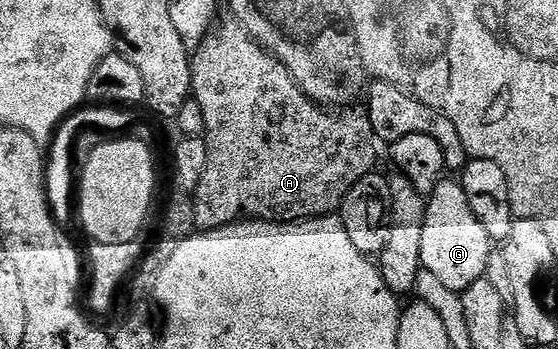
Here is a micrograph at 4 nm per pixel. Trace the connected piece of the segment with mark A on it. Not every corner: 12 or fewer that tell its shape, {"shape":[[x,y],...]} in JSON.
{"shape":[[228,19],[194,50],[196,230],[304,223],[376,168]]}

